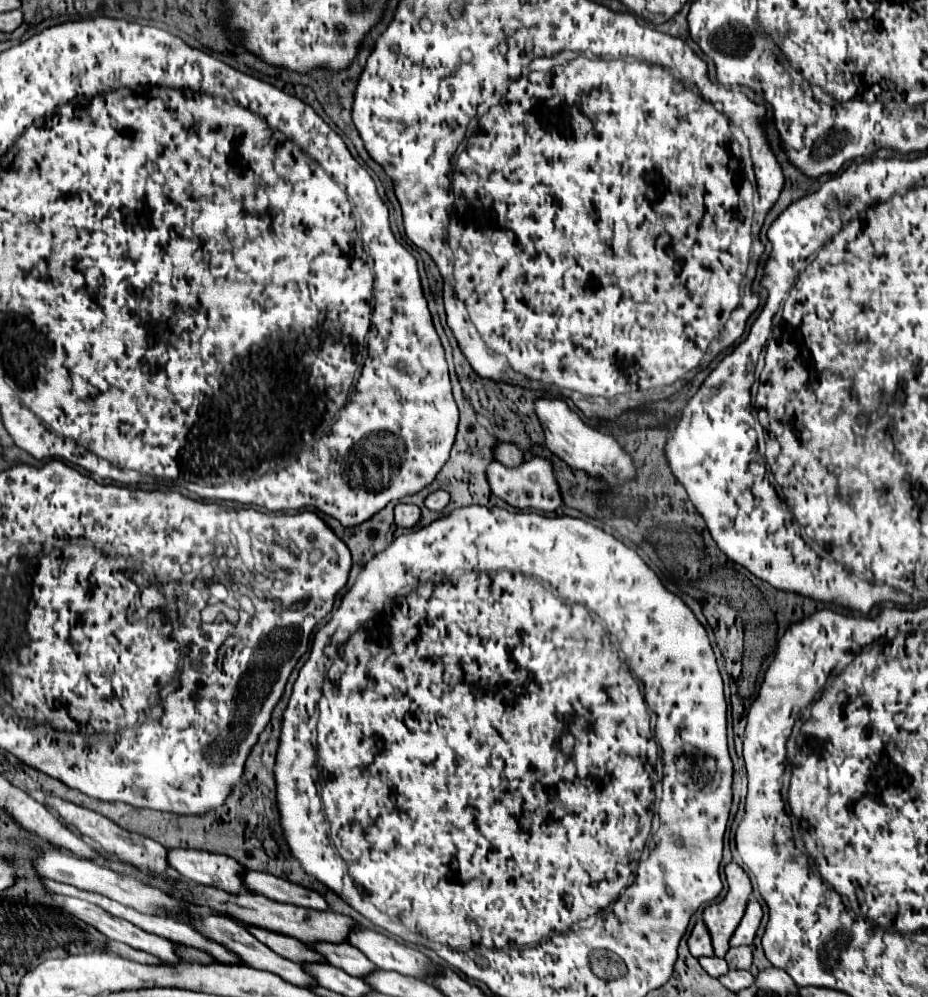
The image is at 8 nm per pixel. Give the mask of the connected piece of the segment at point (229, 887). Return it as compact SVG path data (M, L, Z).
M168 849L170 867L188 881L200 885L214 885L228 893L238 893L242 883L238 875L244 867L228 855L206 853L198 849Z

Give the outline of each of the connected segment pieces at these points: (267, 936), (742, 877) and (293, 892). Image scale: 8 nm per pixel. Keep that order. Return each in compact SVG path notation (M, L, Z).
M248 927L248 929L250 929L250 933L258 941L262 941L274 953L278 953L278 955L290 959L290 961L298 961L298 963L304 963L304 961L324 961L314 949L310 949L308 945L304 945L302 941L298 941L294 937L278 935L278 933L266 931L266 929L258 929L258 927Z
M736 863L726 865L726 881L728 881L728 895L724 897L724 901L708 905L704 911L704 923L712 935L716 957L726 955L728 941L734 929L738 927L746 911L748 897L752 893L752 885L746 871Z
M246 871L246 875L242 875L242 883L246 883L246 891L250 891L254 895L264 895L278 903L290 903L290 905L318 909L318 911L328 909L324 897L318 895L316 891L306 889L298 883L292 883L288 879L278 879L270 873Z

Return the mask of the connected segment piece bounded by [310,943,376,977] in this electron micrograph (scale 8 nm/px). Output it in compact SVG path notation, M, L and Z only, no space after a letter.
M312 943L310 947L318 947L322 955L326 955L326 963L346 971L348 975L368 975L374 971L374 963L370 963L356 947L346 945L346 943Z

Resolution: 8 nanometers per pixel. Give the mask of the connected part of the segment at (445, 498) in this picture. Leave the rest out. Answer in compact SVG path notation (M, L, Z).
M434 491L424 499L424 505L432 511L442 511L448 501L450 501L450 495L446 491Z

